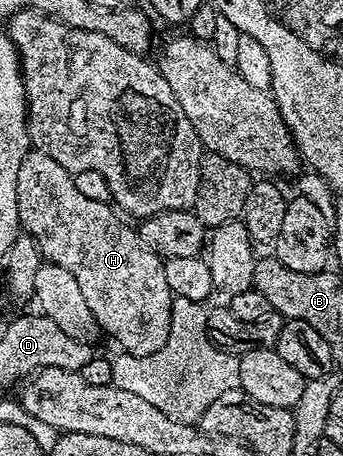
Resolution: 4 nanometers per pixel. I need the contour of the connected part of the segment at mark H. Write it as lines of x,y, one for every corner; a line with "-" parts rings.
33,148
26,153
20,164
16,200
21,229
34,238
41,257
49,265
72,272
76,284
80,284
80,292
88,308
92,308
92,316
101,329
105,333
107,330
127,354
148,356
164,348
164,340
168,340
170,331
170,313
174,298
168,288
168,280
164,277
163,259
144,248
137,229
124,220
123,215
110,202
88,200
88,196
76,189
71,171
56,164
52,156
44,156
44,152

